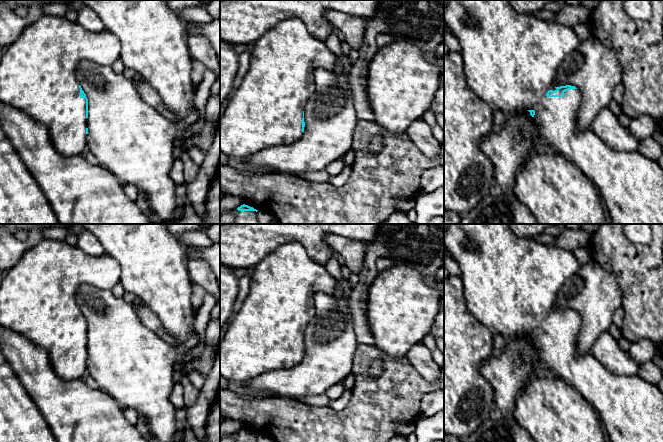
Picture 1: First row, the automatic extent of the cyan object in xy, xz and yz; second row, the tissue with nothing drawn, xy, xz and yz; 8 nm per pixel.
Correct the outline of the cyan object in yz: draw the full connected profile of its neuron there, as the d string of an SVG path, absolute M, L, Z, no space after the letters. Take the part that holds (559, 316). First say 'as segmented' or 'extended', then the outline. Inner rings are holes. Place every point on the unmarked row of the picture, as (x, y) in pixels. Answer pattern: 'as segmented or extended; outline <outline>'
extended; outline M444 224L444 245L461 270L464 296L472 315L492 332L498 332L505 338L530 338L550 370L572 385L599 413L611 442L663 442L663 392L660 388L639 375L611 373L592 352L579 355L576 347L581 325L579 314L571 309L554 310L562 285L580 271L581 264L572 252L519 237L509 224Z

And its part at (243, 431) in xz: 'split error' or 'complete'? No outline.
split error

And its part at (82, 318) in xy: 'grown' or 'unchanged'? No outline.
grown

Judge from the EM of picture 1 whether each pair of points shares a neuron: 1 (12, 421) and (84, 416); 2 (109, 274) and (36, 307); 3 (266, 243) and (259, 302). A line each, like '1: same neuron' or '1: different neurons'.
1: different neurons
2: same neuron
3: different neurons

